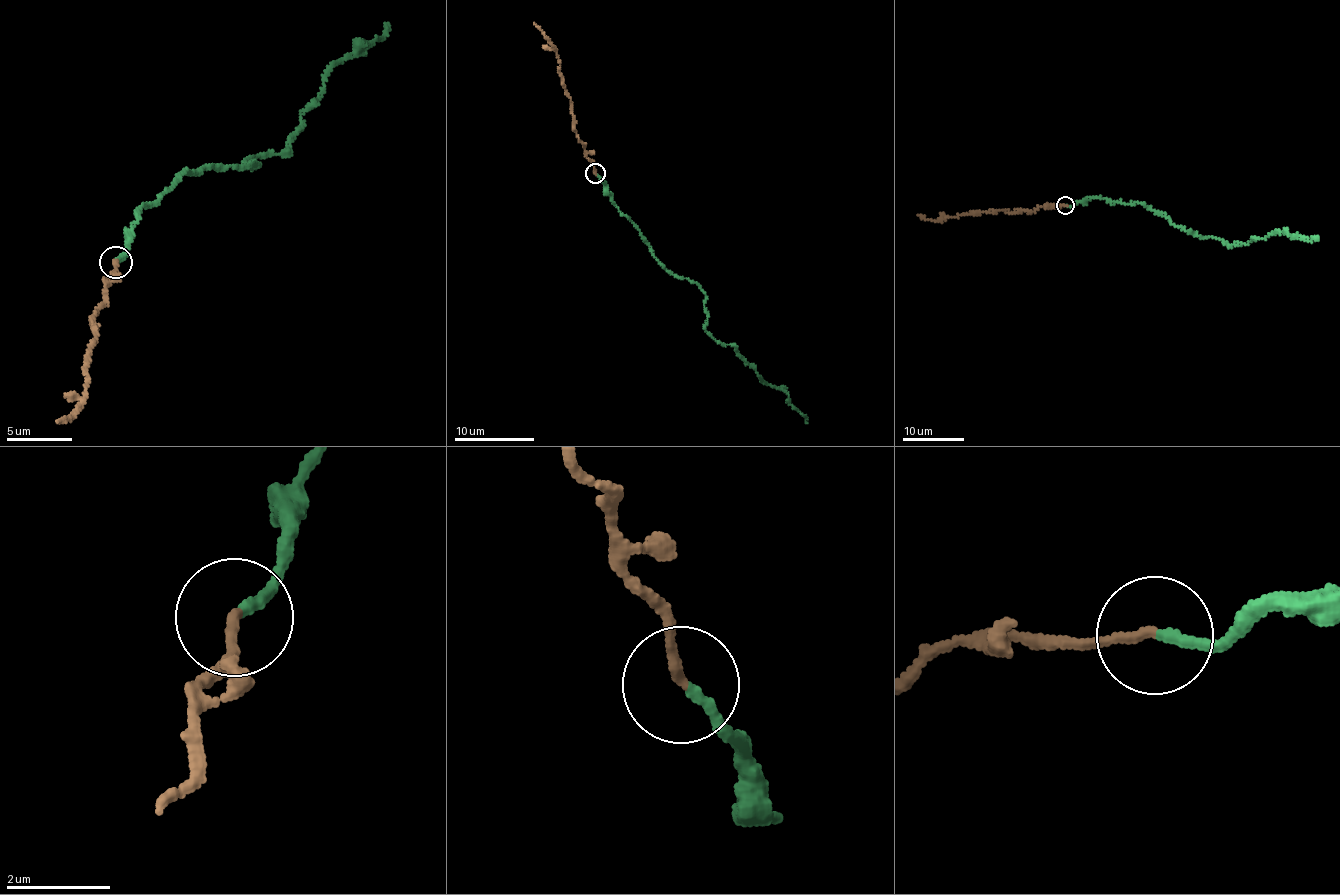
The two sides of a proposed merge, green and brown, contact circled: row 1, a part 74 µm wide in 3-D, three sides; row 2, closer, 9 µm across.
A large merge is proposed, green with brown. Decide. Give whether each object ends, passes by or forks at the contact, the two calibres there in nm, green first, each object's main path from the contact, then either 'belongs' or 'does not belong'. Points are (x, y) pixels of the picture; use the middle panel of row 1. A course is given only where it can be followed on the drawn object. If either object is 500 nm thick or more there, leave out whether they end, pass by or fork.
green ends there; brown ends there; 200 nm thick on the green side, 200 nm on the other; green runs (596, 173), (660, 264), (693, 280), (705, 295), (705, 330), (733, 346), (758, 376), (788, 396), (807, 422); brown runs (596, 173), (574, 130), (570, 97), (559, 72), (556, 49), (534, 22); does not belong

